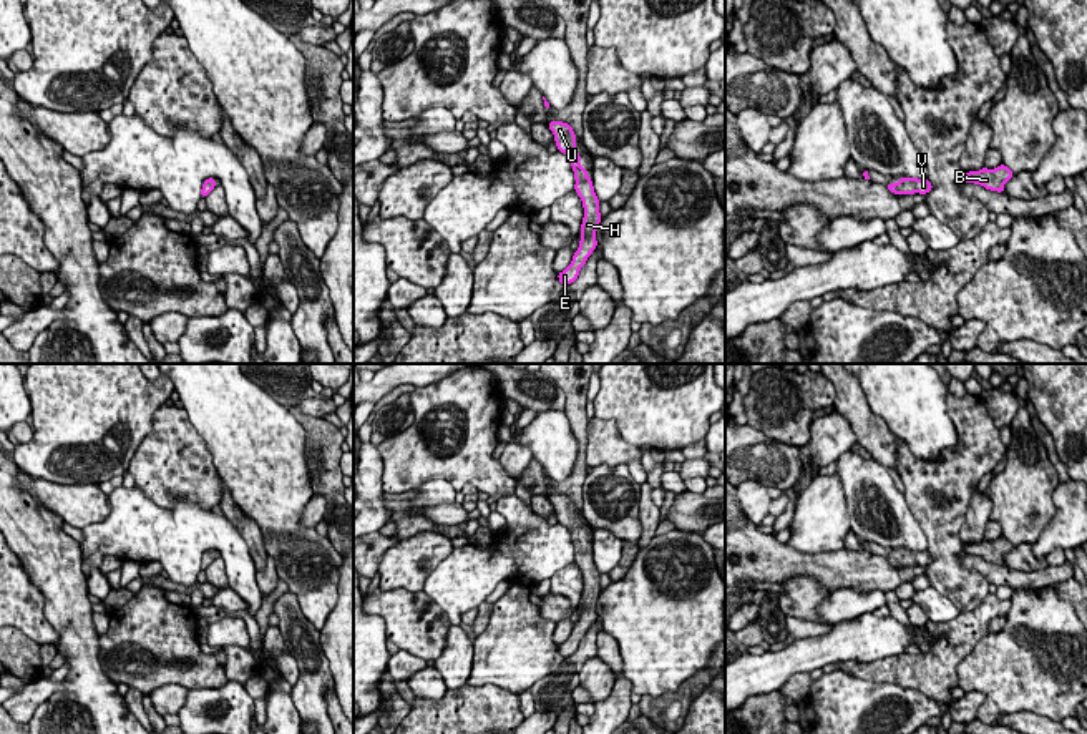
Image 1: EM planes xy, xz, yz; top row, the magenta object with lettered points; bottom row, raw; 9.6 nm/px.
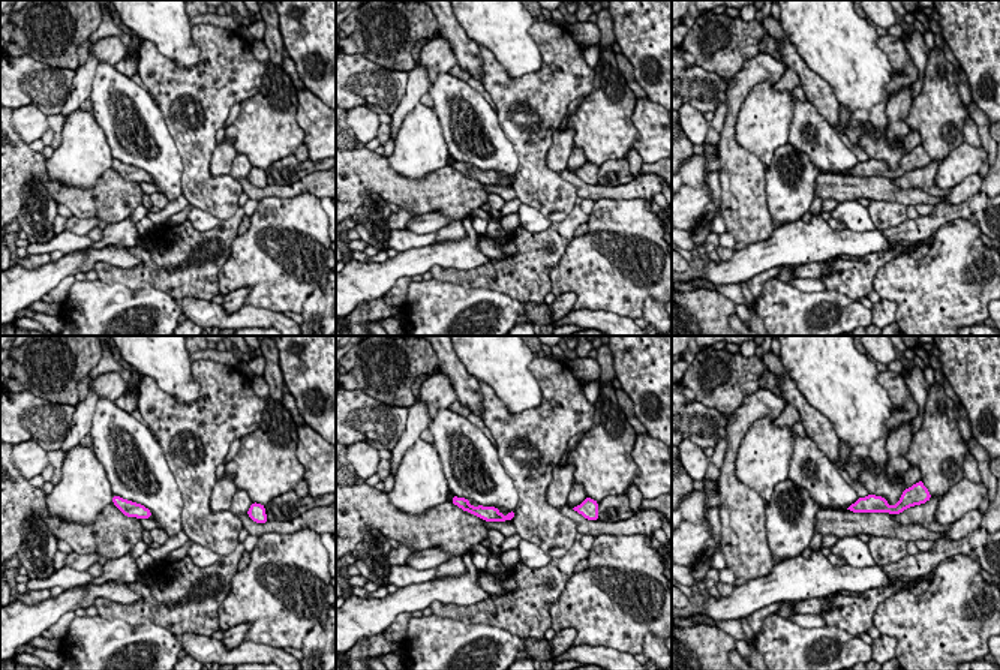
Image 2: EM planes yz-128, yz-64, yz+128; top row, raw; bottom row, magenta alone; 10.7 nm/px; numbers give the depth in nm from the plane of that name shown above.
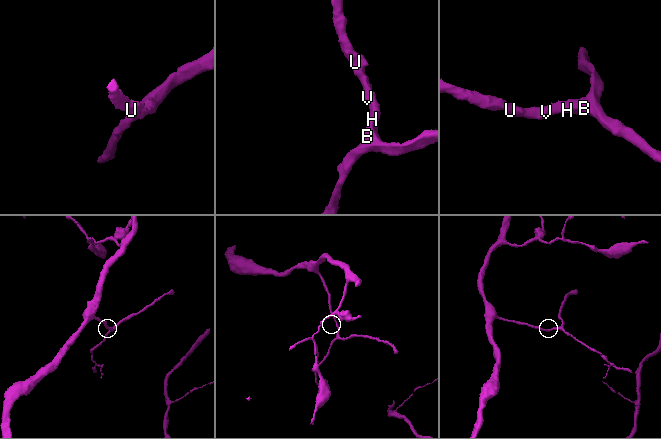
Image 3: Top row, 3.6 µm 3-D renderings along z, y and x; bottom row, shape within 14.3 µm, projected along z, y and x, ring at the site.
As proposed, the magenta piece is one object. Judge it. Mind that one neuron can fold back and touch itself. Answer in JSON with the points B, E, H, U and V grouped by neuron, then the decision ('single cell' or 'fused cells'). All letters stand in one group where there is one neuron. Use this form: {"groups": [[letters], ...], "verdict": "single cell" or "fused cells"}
{"groups": [["B", "E", "H", "U", "V"]], "verdict": "single cell"}

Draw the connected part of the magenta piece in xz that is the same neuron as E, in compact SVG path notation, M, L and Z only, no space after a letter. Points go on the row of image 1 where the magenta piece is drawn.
M549 121L548 128L554 135L558 149L571 159L576 179L574 191L581 198L584 208L579 247L573 254L571 264L558 274L559 282L568 286L578 279L581 267L597 247L596 231L602 218L599 213L601 201L594 193L592 179L587 176L584 166L579 164L581 154L576 151L576 133L573 128L563 121Z

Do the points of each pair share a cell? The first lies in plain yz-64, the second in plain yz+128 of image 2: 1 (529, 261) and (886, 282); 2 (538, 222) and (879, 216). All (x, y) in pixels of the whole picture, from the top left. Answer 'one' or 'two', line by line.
1: two
2: two

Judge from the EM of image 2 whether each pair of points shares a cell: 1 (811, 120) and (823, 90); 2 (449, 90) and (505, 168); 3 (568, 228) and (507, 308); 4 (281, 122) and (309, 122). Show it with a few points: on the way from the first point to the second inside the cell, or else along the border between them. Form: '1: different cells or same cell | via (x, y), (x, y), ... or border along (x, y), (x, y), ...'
1: different cells | border along (807, 98), (837, 132)
2: same cell | via (470, 104), (479, 113), (497, 147)
3: different cells | border along (480, 287), (505, 293), (520, 303)
4: different cells | border along (296, 89), (297, 123), (303, 131), (303, 143)

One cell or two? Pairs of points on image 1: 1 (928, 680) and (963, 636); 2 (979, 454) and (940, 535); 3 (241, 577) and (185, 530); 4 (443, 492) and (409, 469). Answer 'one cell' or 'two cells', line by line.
1: one cell
2: one cell
3: one cell
4: two cells

